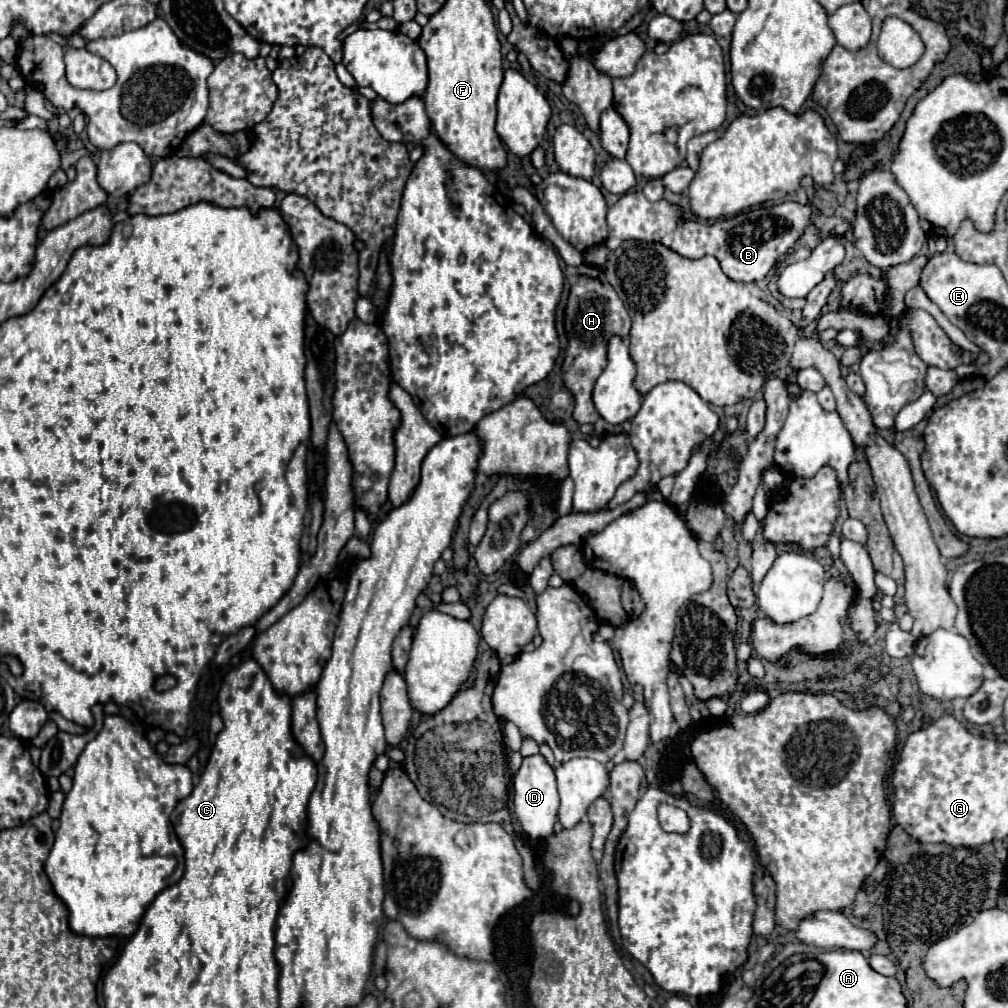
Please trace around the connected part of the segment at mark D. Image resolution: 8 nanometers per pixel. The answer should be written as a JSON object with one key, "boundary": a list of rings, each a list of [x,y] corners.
{"boundary":[[[542,754],[526,756],[522,760],[522,766],[514,774],[514,814],[518,822],[522,824],[524,832],[530,838],[548,838],[552,834],[556,812],[558,812],[558,790],[556,790],[556,774],[554,768],[548,764],[548,760]]]}

